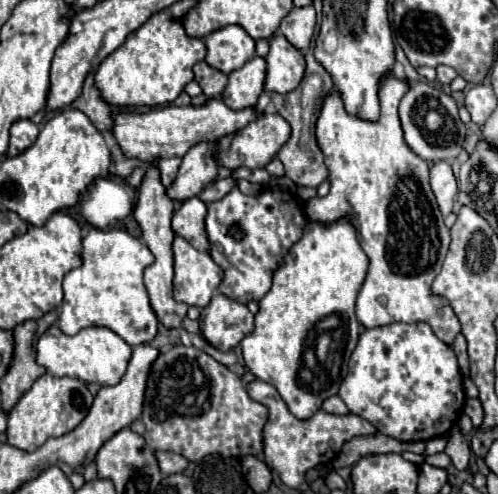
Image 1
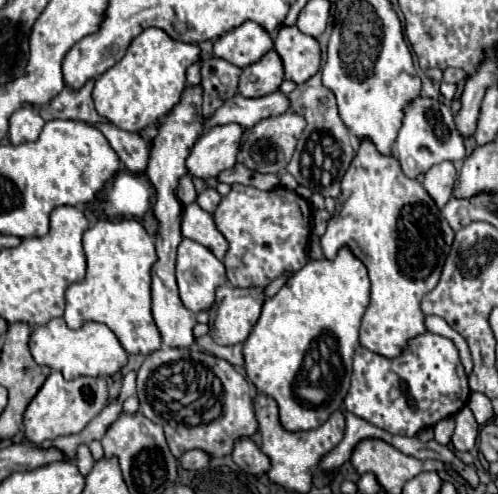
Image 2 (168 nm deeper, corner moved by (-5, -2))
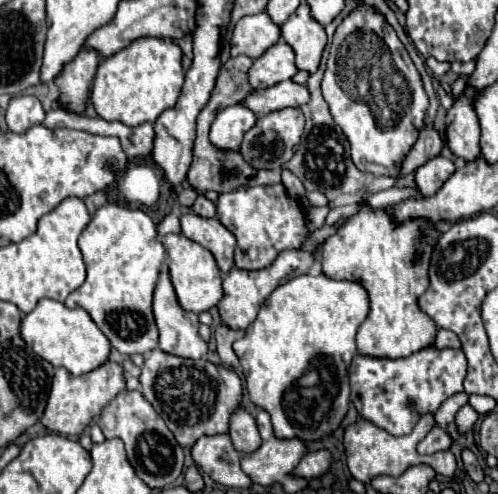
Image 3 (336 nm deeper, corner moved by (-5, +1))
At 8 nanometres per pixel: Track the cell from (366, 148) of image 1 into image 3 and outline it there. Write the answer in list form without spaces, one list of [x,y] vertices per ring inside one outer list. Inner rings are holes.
[[[366,197],[360,203],[362,209],[322,243],[322,271],[332,279],[360,283],[370,295],[370,313],[356,335],[358,351],[370,357],[408,357],[432,345],[438,331],[430,315],[418,307],[418,297],[430,285],[430,257],[442,233],[430,219],[398,221],[390,207],[374,209],[366,205]]]

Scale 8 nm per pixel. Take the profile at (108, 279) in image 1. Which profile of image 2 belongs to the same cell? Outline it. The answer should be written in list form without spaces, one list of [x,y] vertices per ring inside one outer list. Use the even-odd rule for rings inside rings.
[[[120,218],[120,220],[98,220],[92,228],[84,232],[82,246],[86,252],[86,278],[78,284],[72,284],[66,290],[66,312],[64,320],[70,328],[80,328],[84,322],[94,320],[106,324],[116,338],[120,340],[122,348],[128,354],[150,354],[162,346],[162,338],[158,334],[158,328],[154,324],[152,312],[150,312],[150,268],[156,262],[156,250],[154,240],[148,236],[144,226],[134,218]]]

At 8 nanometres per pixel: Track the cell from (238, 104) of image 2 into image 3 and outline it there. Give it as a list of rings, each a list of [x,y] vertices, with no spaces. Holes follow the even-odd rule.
[[[282,81],[274,87],[262,89],[262,91],[252,91],[246,95],[244,101],[240,101],[244,107],[254,111],[256,115],[262,113],[272,113],[280,111],[286,107],[300,107],[308,101],[308,91],[304,85],[298,85],[294,81]]]

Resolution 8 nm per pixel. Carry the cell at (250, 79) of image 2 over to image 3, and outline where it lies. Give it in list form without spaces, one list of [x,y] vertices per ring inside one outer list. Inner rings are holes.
[[[278,41],[262,57],[254,61],[248,71],[248,81],[252,89],[268,89],[280,81],[286,81],[296,75],[294,51],[286,41]]]

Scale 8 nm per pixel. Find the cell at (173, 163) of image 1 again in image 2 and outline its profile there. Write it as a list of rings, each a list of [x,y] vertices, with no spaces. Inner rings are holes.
[[[190,176],[182,178],[180,188],[178,188],[178,198],[180,198],[180,202],[182,202],[184,206],[188,206],[188,204],[192,204],[192,202],[196,200],[196,190],[194,190],[194,184],[192,184]]]

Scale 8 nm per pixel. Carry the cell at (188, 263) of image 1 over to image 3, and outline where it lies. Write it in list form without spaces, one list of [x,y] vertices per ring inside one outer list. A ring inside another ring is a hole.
[[[182,233],[166,235],[164,247],[168,253],[166,263],[170,269],[170,279],[172,279],[172,285],[176,289],[182,309],[192,311],[192,313],[202,313],[216,307],[218,301],[222,299],[222,275],[214,261],[214,255],[202,245],[194,243],[192,239],[186,239]]]

